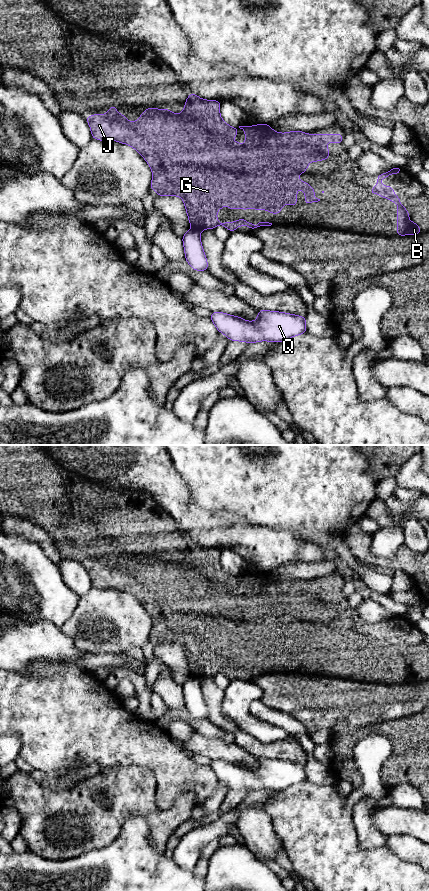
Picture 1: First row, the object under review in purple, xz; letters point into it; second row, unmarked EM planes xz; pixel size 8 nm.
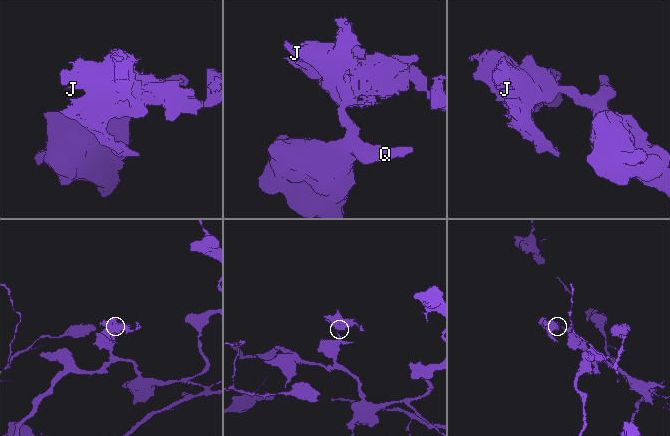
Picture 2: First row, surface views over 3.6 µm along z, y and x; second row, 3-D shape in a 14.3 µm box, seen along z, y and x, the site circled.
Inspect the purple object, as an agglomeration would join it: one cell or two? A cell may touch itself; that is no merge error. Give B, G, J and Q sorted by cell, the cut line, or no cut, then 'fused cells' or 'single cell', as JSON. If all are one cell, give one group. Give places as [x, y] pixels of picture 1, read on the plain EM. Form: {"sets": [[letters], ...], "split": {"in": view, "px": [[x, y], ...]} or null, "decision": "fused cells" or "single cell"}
{"sets": [["B", "G", "J"], ["Q"]], "split": {"in": "xz", "px": [[192, 675], [199, 679]]}, "decision": "fused cells"}

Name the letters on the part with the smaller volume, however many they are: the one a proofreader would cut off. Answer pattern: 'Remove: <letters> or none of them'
Remove: B, G, J

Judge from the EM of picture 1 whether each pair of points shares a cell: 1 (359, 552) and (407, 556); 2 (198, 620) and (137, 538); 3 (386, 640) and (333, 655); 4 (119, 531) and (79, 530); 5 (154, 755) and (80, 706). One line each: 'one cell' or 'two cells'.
1: one cell
2: one cell
3: one cell
4: one cell
5: one cell

